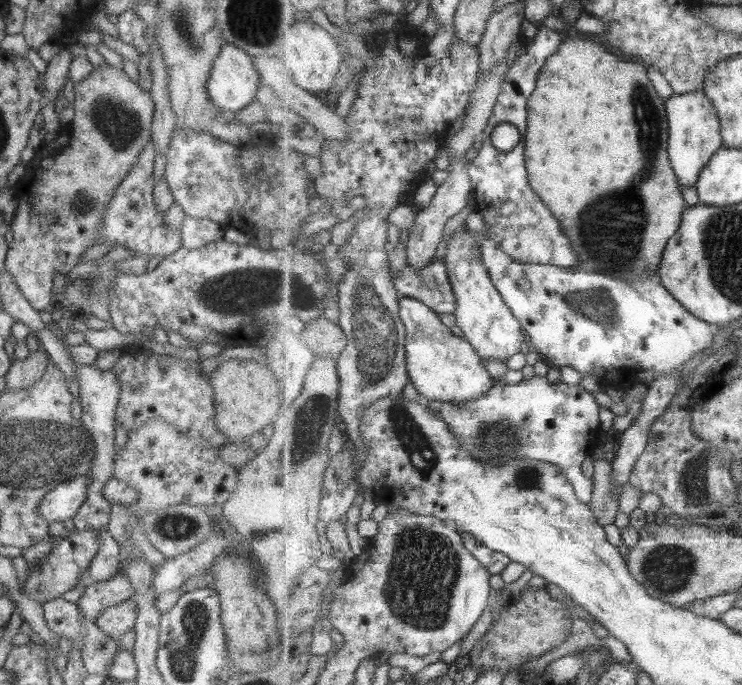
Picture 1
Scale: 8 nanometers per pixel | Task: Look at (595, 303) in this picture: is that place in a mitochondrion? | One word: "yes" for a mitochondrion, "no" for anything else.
yes

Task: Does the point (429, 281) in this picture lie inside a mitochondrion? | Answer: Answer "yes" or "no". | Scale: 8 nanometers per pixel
yes

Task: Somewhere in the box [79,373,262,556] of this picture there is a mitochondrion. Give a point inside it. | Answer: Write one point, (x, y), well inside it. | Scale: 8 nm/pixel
(175, 526)

